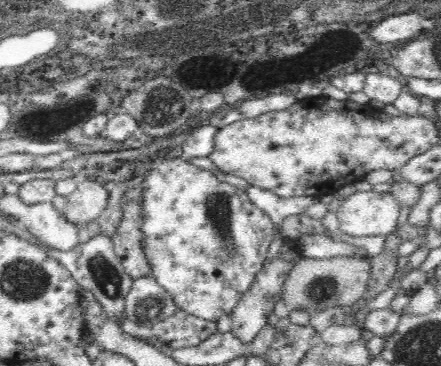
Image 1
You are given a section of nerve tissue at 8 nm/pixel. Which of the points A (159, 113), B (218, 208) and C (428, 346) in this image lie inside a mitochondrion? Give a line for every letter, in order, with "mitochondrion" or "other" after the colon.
A: mitochondrion
B: mitochondrion
C: mitochondrion

